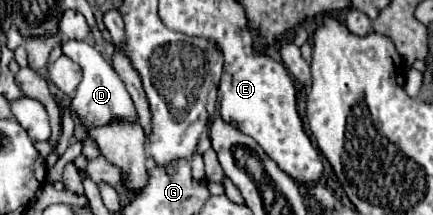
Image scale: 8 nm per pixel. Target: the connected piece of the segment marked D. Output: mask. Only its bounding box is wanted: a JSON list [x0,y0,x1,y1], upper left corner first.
[62,39,136,127]

